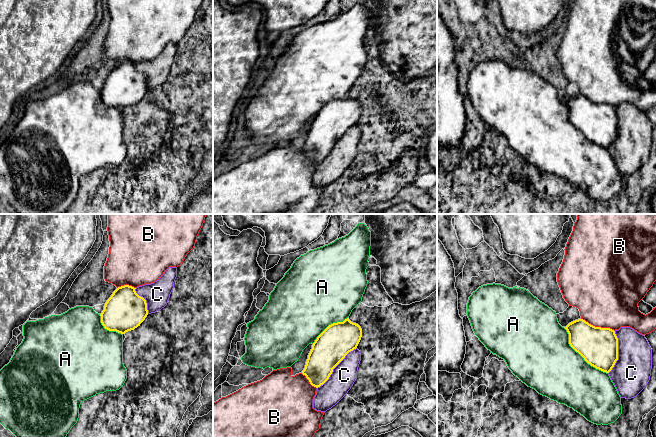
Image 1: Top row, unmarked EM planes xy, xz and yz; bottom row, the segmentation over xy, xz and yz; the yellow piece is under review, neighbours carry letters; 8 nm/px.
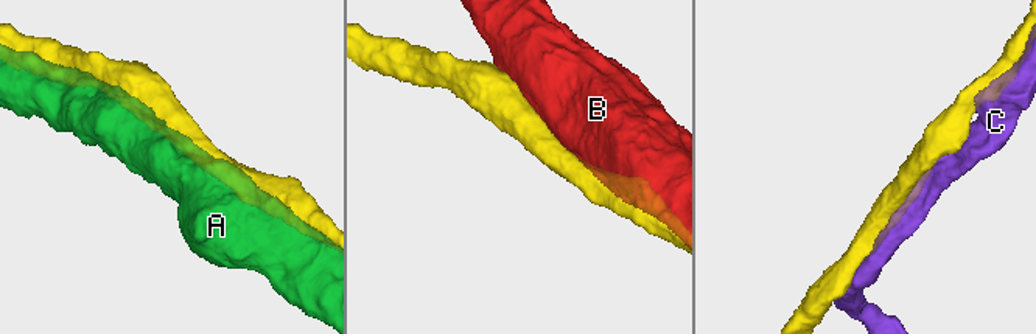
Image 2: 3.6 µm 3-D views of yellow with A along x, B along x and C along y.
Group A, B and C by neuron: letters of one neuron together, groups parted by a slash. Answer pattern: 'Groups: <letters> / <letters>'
Groups: A / B / C

